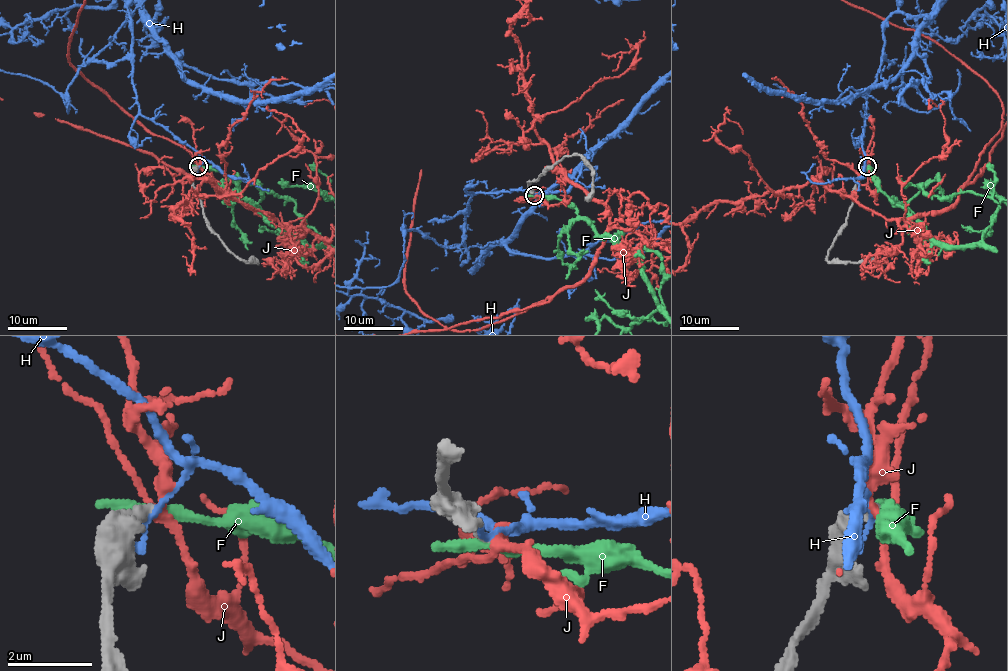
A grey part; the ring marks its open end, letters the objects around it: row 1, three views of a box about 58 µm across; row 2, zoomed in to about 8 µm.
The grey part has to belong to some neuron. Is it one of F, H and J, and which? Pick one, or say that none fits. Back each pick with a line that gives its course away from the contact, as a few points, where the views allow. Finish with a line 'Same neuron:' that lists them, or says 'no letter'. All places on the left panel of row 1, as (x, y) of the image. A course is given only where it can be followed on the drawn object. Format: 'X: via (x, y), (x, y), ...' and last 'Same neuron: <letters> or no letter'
Same neuron: no letter

